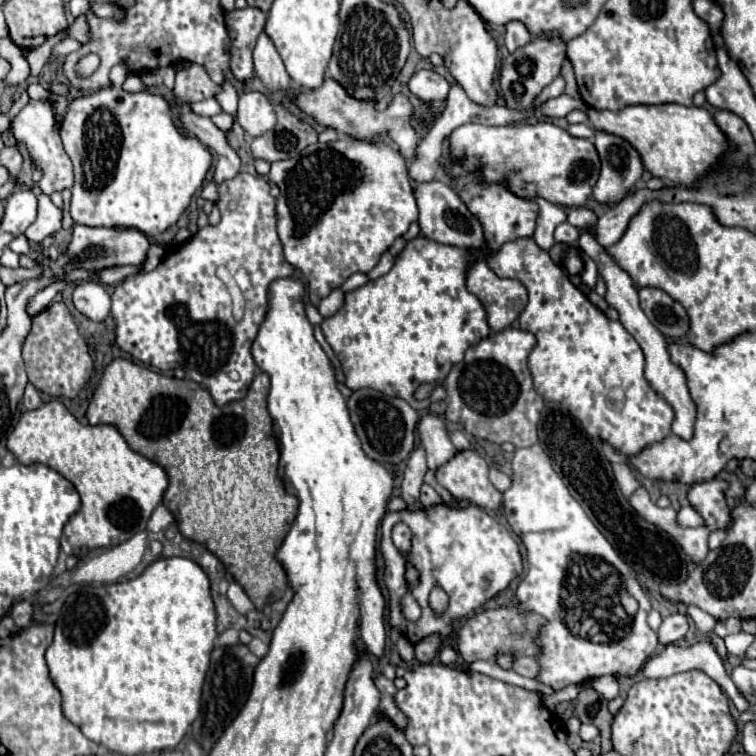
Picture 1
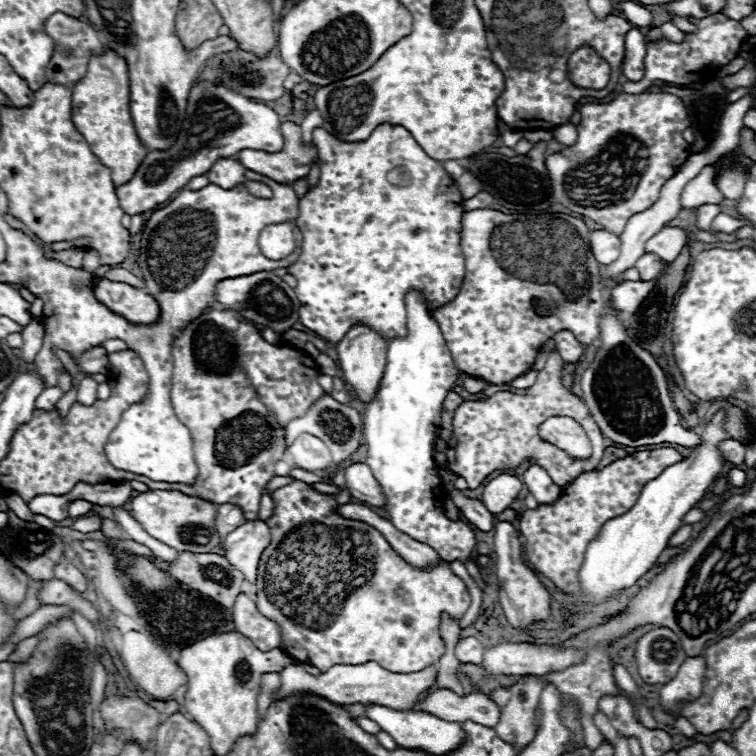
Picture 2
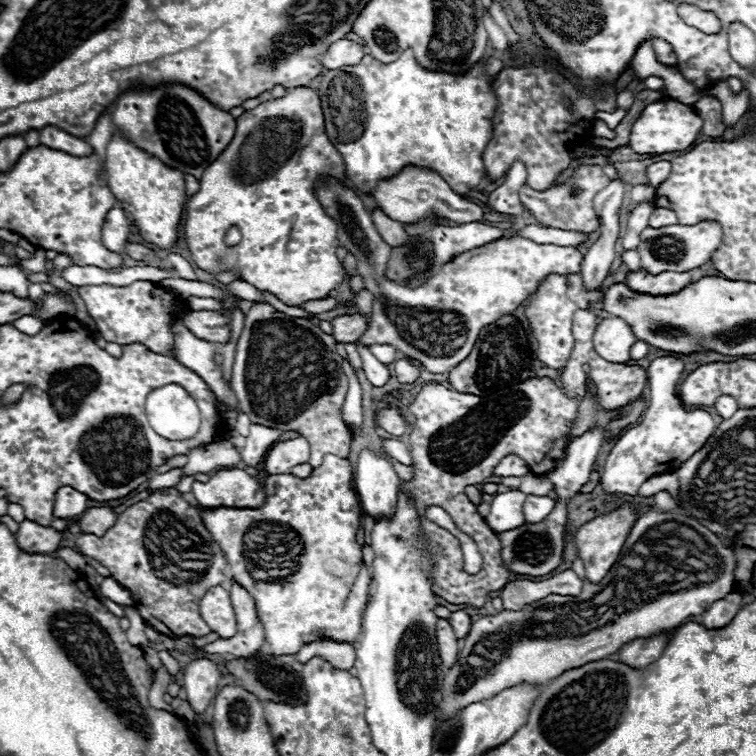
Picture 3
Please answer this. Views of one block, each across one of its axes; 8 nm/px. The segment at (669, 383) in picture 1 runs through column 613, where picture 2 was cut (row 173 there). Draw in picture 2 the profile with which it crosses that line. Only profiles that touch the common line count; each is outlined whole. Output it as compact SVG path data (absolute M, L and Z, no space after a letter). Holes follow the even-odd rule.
M284 122L280 126L284 136L284 148L280 152L264 152L264 150L240 150L236 158L244 164L246 170L258 172L282 184L292 184L302 178L310 170L310 162L316 160L314 144L302 146L300 142L300 126L294 122Z

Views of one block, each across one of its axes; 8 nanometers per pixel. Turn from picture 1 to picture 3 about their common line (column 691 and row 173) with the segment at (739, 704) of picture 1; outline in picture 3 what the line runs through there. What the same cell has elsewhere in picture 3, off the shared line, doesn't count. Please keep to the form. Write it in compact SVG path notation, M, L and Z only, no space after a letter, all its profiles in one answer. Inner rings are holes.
M660 160L660 162L656 162L656 164L650 164L650 166L646 168L646 176L648 184L652 184L654 188L660 186L660 184L662 184L664 180L668 180L668 176L670 176L670 162Z

